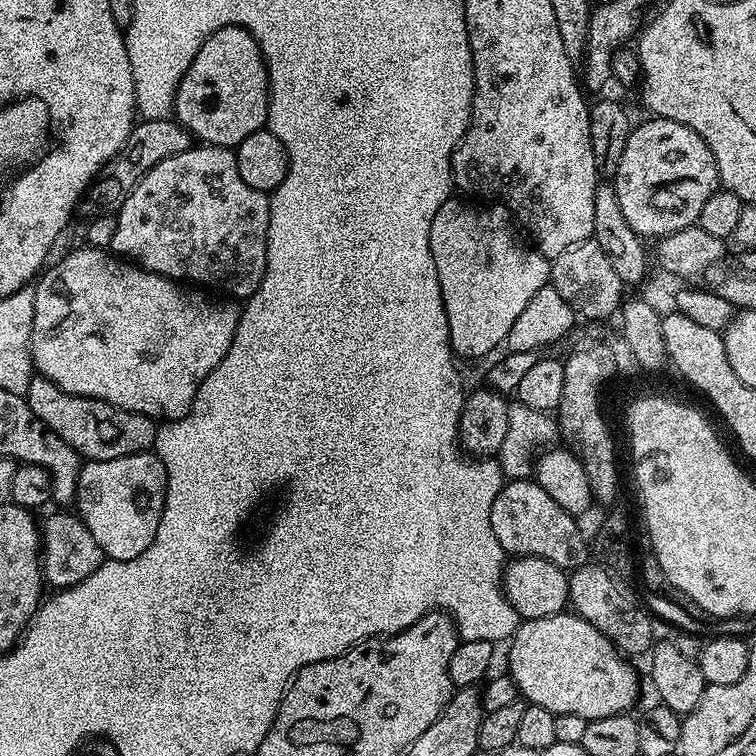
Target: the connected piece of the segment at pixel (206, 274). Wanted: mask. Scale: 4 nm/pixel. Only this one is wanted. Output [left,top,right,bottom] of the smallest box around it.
[110,146,270,298]

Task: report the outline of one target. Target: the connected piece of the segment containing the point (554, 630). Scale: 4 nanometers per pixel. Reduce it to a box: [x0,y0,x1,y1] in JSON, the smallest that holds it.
[507,611,640,721]

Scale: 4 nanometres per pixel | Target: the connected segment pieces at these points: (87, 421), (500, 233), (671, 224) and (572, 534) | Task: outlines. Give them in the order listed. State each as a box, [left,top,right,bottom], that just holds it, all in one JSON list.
[[26,375,157,461],[430,198,552,357],[614,118,720,238],[490,478,590,570]]

